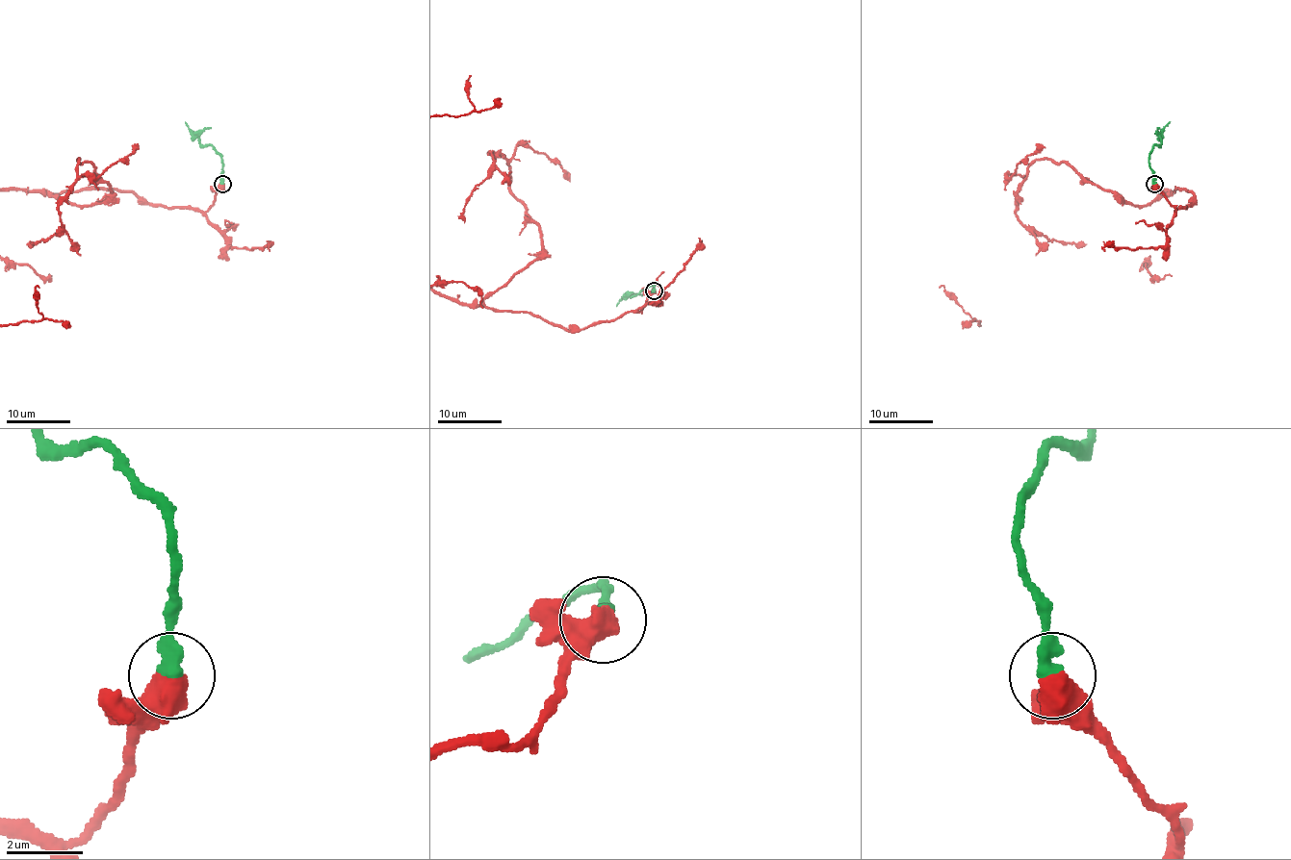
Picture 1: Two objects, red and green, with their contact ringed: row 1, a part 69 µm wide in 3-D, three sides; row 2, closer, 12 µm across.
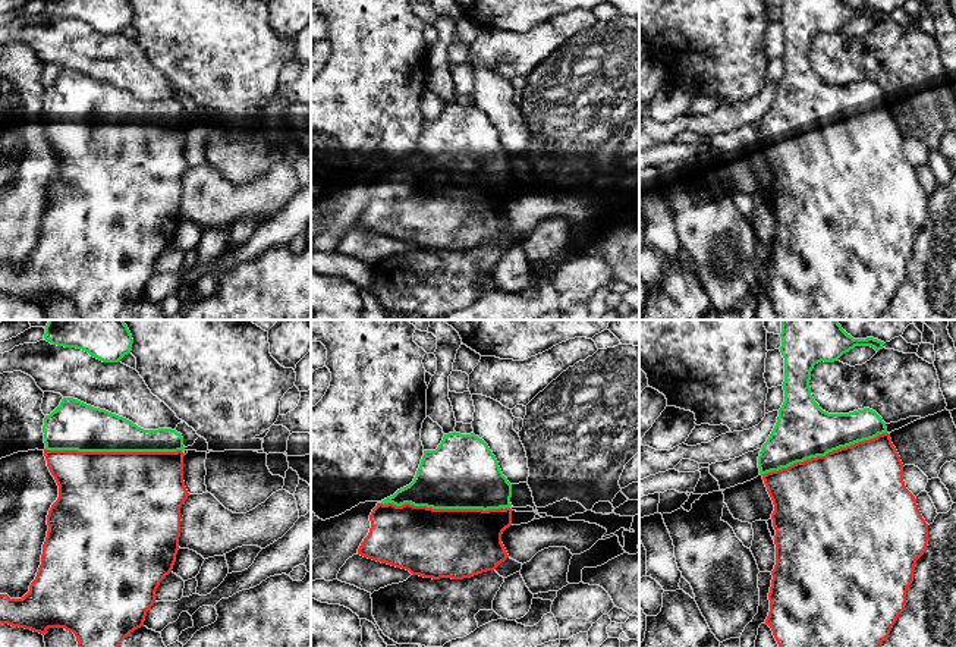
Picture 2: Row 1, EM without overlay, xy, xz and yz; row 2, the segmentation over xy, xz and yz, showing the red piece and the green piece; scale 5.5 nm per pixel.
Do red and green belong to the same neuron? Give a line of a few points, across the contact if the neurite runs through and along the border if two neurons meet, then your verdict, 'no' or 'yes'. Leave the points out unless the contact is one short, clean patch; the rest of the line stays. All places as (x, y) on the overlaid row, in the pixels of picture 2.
yes

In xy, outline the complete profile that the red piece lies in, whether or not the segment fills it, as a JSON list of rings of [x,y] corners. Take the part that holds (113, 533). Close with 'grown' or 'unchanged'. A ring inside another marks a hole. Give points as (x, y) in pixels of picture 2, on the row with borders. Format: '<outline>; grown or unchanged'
[[[63,398],[60,405],[50,415],[45,415],[43,433],[45,443],[44,456],[59,486],[59,497],[47,515],[48,531],[43,544],[37,577],[22,599],[10,599],[7,594],[0,594],[0,624],[31,629],[43,635],[47,634],[48,628],[65,628],[75,634],[78,647],[119,647],[130,632],[144,626],[147,612],[155,603],[155,591],[160,582],[172,572],[176,562],[180,537],[180,508],[189,496],[183,481],[183,437],[172,428],[144,430],[123,417],[94,408],[73,398]]]; grown

